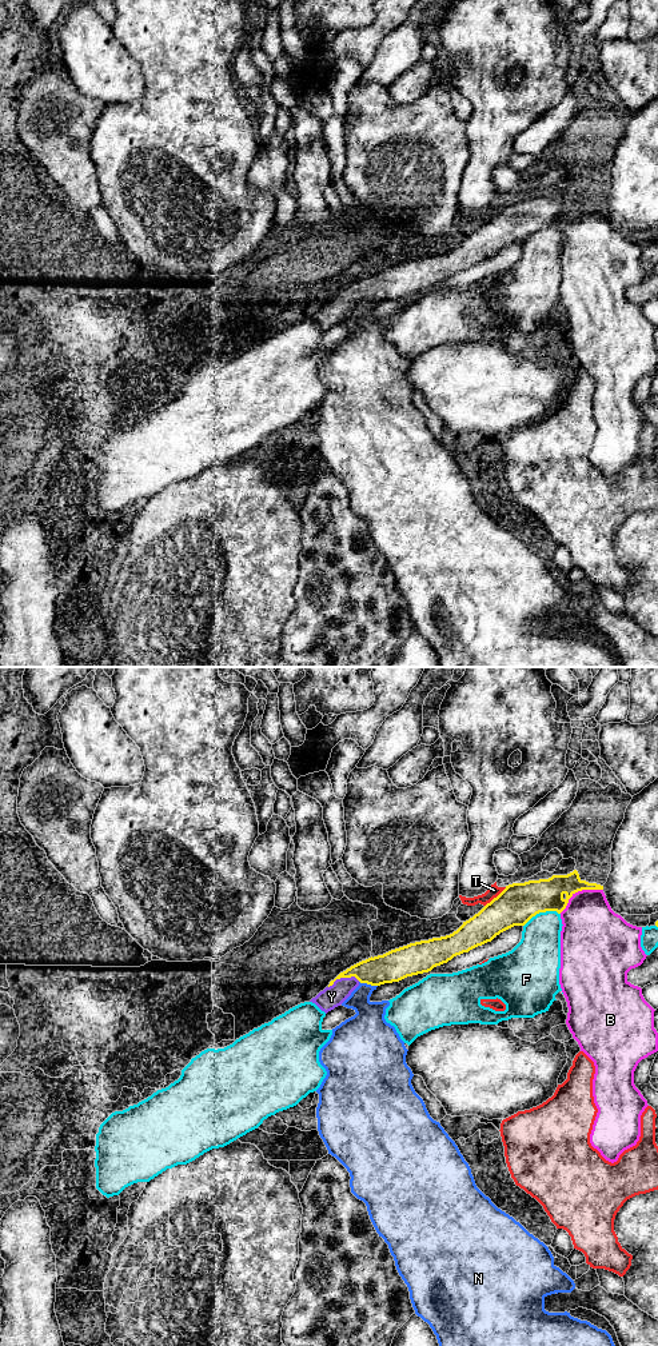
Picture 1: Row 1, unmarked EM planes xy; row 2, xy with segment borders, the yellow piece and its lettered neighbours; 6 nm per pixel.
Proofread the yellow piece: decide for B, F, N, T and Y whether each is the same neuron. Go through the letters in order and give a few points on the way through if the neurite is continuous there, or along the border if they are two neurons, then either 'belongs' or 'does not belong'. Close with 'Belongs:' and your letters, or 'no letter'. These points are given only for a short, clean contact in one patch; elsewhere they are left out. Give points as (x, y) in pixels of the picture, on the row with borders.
B: along xy (602, 889), (578, 890), (559, 913) | does not belong
F: does not belong
N: does not belong
T: does not belong
Y: belongs
Belongs: Y

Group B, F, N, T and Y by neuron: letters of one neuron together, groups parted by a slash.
B / F / N / T / Y

